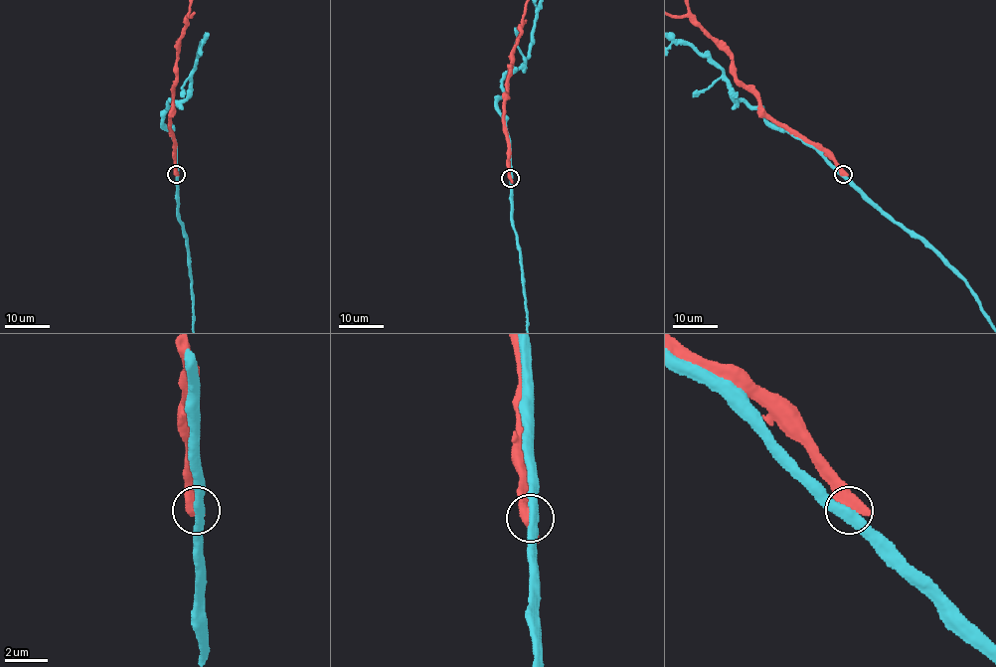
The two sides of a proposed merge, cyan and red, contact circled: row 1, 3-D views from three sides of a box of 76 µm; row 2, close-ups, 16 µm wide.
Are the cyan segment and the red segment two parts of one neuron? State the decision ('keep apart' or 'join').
keep apart

